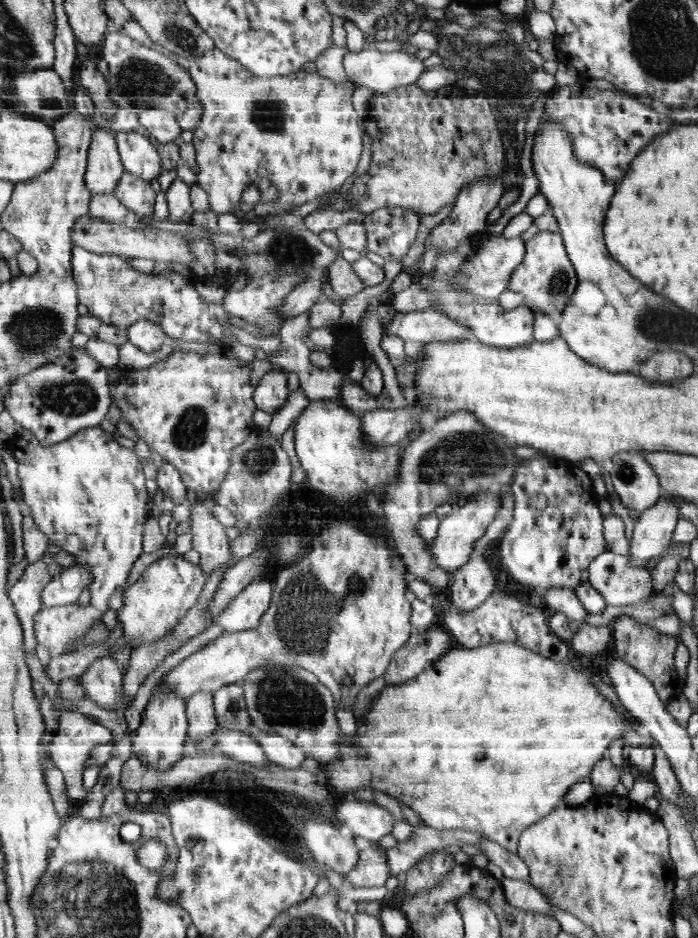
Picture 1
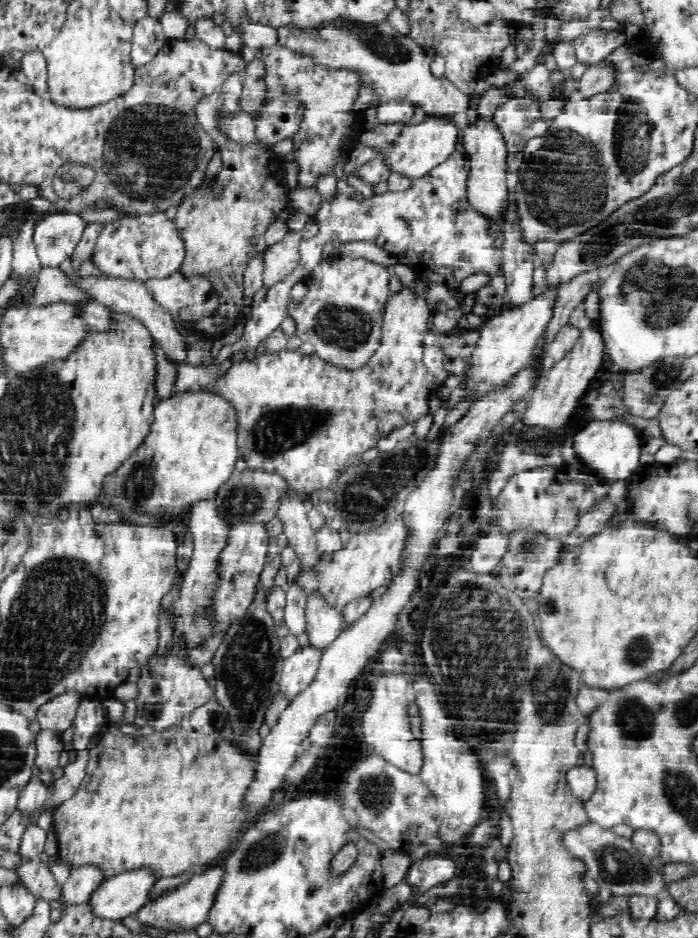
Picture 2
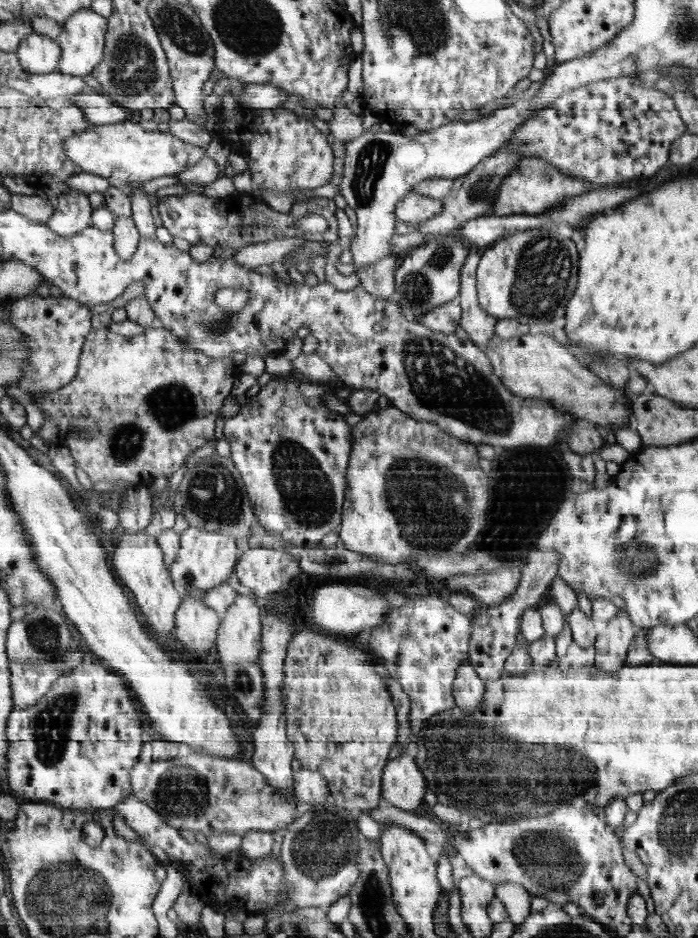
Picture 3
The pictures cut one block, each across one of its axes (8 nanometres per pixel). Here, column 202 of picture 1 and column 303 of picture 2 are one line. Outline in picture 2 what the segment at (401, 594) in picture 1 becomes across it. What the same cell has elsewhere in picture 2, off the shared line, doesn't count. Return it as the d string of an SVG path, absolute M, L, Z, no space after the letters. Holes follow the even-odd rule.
M312 646L300 648L294 656L286 658L282 666L282 678L278 684L280 696L286 698L288 702L296 700L296 696L302 694L316 680L320 658L322 654Z

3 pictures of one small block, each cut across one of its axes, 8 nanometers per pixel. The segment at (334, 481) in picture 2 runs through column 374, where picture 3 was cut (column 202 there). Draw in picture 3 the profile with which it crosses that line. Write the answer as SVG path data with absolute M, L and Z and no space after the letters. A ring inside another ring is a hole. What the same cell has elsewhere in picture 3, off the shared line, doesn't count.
M105 328L105 330L93 330L89 336L87 336L87 342L85 342L85 348L83 348L83 354L81 354L81 366L79 366L79 374L75 376L75 380L67 386L63 386L61 390L57 392L43 392L43 394L29 394L35 402L35 406L45 414L45 416L51 416L51 420L57 424L57 430L59 430L59 444L67 446L73 460L75 460L75 466L81 468L91 482L117 482L117 480L125 480L125 482L131 482L131 484L141 484L141 486L151 486L153 480L165 476L169 478L171 474L175 474L187 460L187 456L191 452L195 452L197 448L205 446L207 442L215 440L215 422L217 422L217 416L219 416L219 410L225 406L225 400L231 396L231 390L237 382L237 378L241 378L243 370L239 366L235 366L233 358L209 358L203 350L195 350L191 348L191 344L187 342L181 342L181 338L173 332L169 332L167 328L149 328L145 330L145 334L141 336L135 336L135 338L127 338L127 336L121 336L121 334L115 334L111 332L111 328Z

